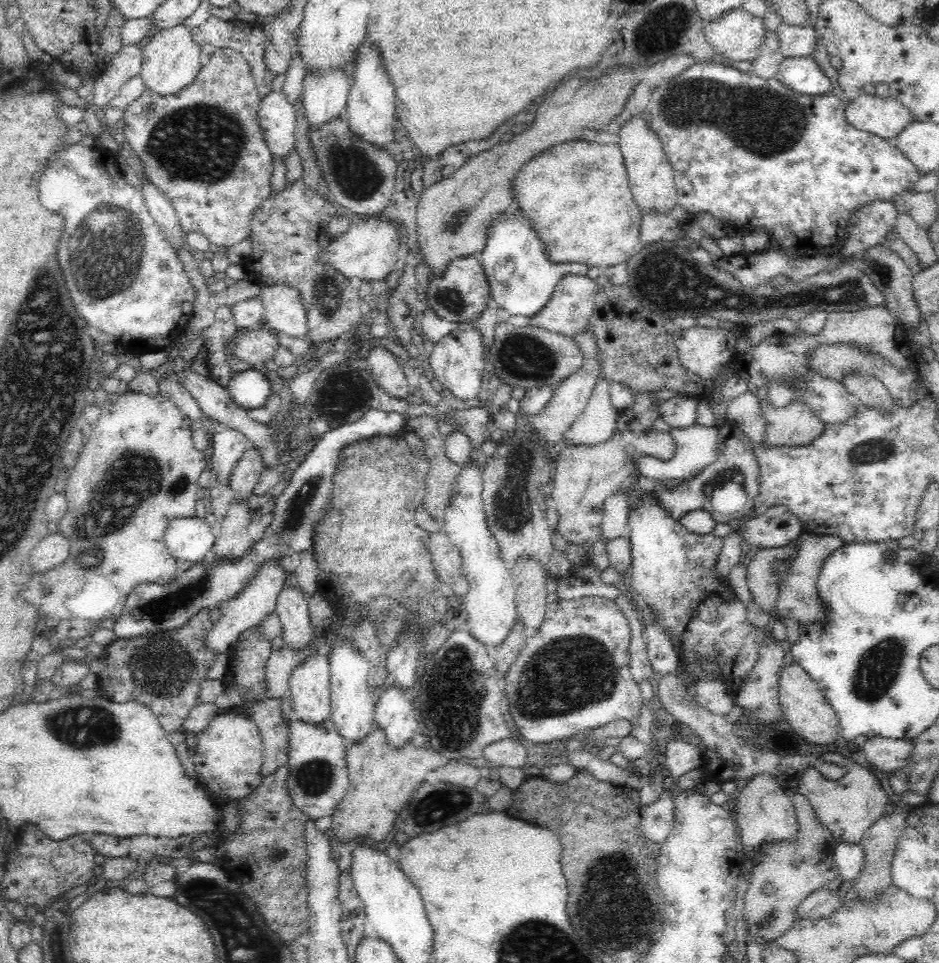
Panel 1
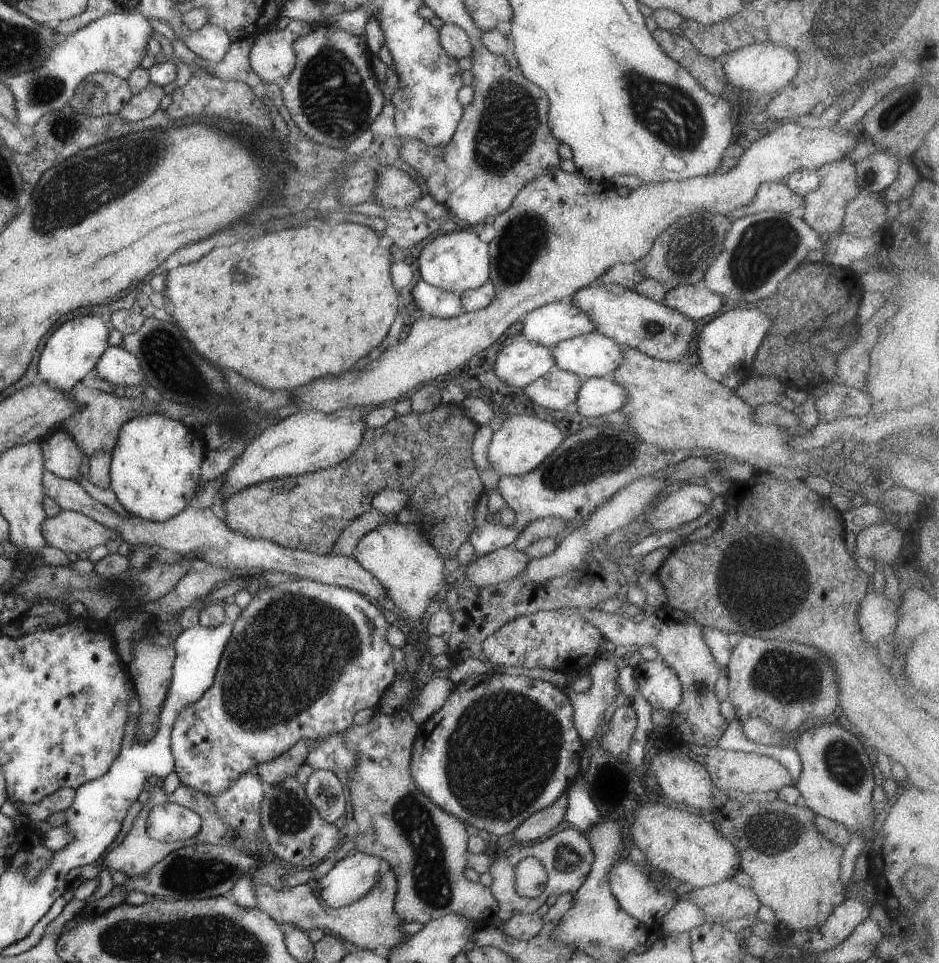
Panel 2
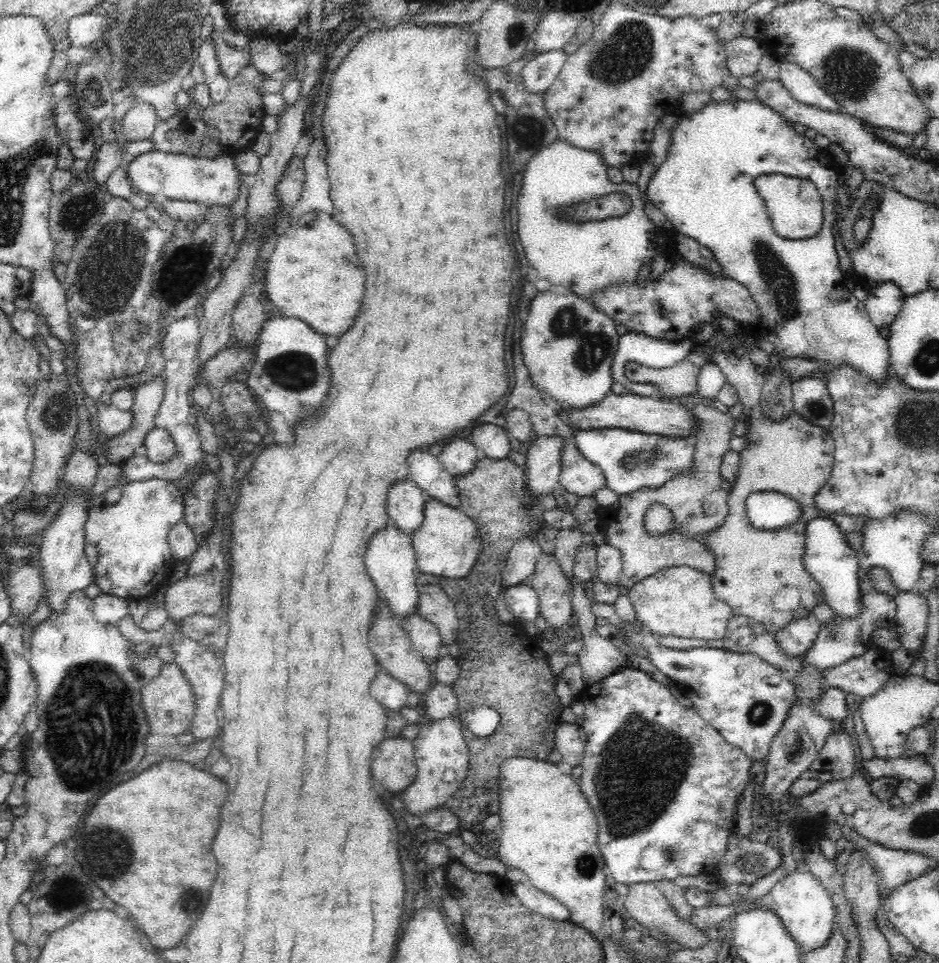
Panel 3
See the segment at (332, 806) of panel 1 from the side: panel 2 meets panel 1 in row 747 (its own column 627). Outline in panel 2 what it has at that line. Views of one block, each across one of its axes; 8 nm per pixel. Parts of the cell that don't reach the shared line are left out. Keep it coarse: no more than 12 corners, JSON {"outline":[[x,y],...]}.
{"outline":[[618,284],[580,288],[596,332],[678,363],[695,320]]}

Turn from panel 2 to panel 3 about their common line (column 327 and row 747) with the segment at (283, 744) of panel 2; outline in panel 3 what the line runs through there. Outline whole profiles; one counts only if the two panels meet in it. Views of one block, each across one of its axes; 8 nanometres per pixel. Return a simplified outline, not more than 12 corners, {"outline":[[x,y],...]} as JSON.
{"outline":[[628,665],[585,687],[615,882],[715,871],[753,760]]}

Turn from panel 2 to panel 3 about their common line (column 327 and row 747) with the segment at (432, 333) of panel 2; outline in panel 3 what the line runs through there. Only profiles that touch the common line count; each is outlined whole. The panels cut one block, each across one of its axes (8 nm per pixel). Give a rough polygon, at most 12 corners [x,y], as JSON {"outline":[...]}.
{"outline":[[398,736],[372,754],[372,776],[390,792],[414,782],[413,745]]}

